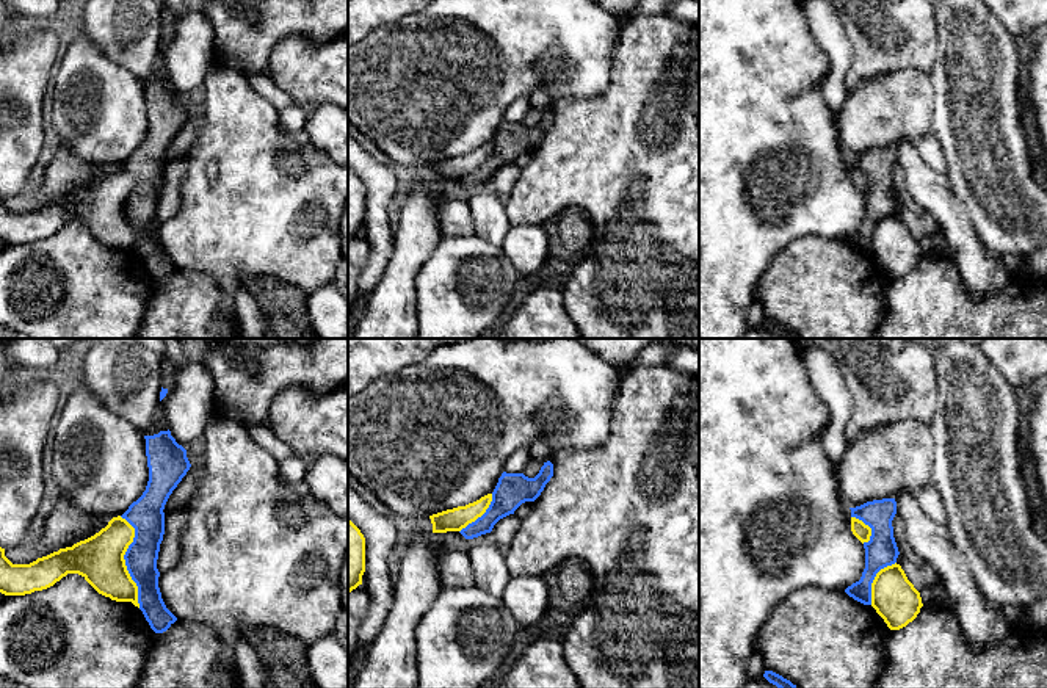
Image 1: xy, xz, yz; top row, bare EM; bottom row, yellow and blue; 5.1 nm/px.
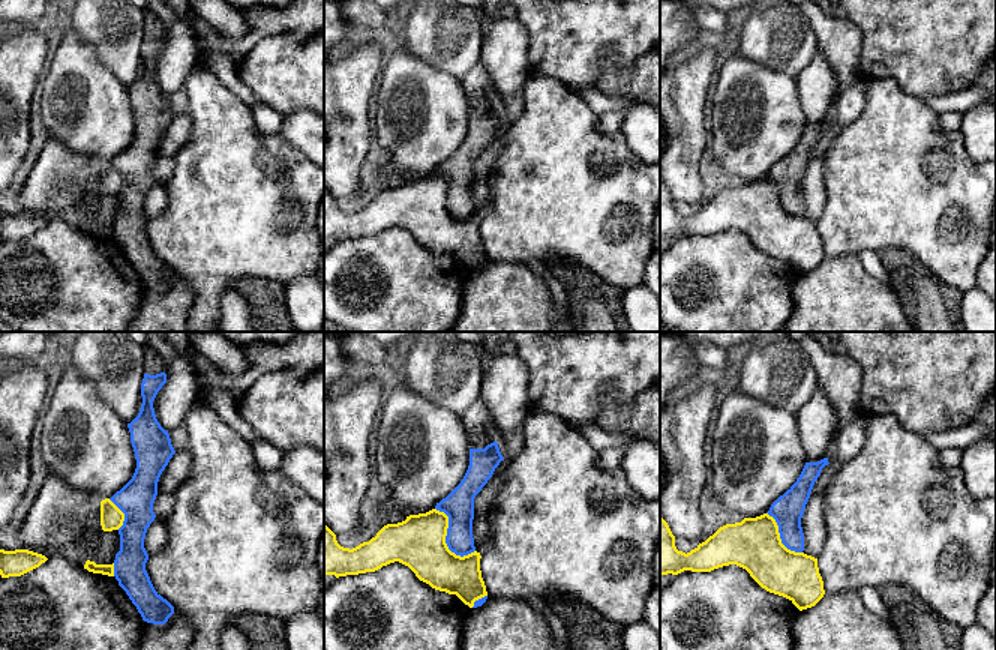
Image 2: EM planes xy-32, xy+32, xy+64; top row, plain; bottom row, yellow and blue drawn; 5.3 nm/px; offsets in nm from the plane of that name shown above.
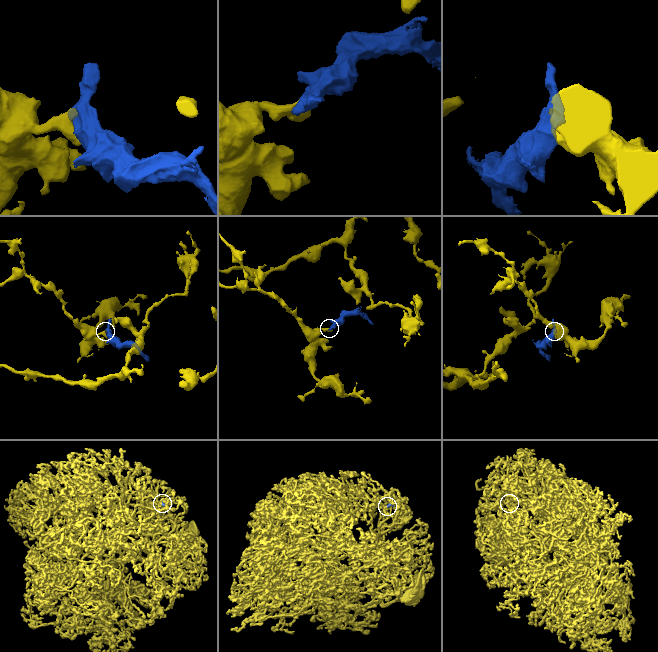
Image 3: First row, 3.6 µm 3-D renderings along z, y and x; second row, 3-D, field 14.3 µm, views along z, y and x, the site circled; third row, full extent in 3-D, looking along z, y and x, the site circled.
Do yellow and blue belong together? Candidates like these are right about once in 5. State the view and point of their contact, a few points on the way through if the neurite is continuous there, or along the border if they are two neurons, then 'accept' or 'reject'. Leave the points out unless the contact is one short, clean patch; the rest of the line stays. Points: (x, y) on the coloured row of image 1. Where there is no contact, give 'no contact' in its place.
xy (124, 561) | reject

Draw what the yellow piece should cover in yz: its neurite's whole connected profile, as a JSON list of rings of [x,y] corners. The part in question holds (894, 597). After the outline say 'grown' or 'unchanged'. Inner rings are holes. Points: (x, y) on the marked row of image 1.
[[[895,563],[876,574],[871,583],[871,607],[890,630],[900,630],[917,617],[923,603],[920,592]]]; unchanged

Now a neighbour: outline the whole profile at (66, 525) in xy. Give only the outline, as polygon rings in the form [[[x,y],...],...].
[[[60,497],[55,509],[45,520],[42,533],[45,550],[42,556],[94,536],[105,528],[108,522],[110,520],[96,519],[88,512],[82,512],[71,500]]]

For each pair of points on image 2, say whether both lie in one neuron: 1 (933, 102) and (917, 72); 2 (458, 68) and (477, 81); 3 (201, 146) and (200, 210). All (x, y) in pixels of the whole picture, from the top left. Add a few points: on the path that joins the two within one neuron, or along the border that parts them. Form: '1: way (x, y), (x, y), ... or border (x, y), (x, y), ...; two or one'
1: border (965, 87), (944, 95), (927, 95), (923, 99); two
2: border (480, 60), (459, 80); two
3: way (201, 162), (201, 194); one

